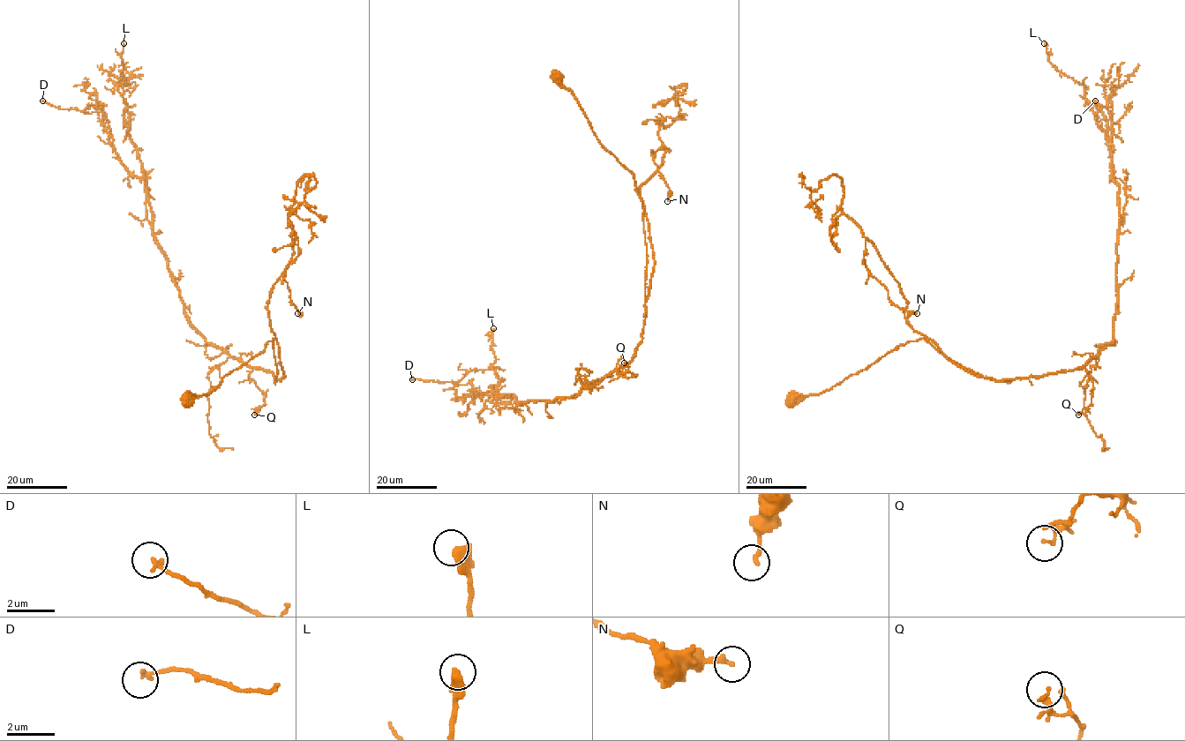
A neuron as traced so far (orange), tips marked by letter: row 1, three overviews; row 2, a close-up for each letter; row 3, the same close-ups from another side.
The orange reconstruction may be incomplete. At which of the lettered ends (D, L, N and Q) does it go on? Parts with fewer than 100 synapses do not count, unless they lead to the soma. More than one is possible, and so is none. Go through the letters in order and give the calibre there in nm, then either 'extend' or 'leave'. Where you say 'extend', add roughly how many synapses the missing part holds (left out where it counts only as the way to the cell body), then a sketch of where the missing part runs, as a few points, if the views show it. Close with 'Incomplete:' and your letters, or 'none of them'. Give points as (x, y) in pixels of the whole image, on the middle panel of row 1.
D: calibre 190 nm; leave
L: calibre 440 nm; leave
N: calibre 200 nm; leave
Q: calibre 130 nm; leave
Incomplete: none of them

